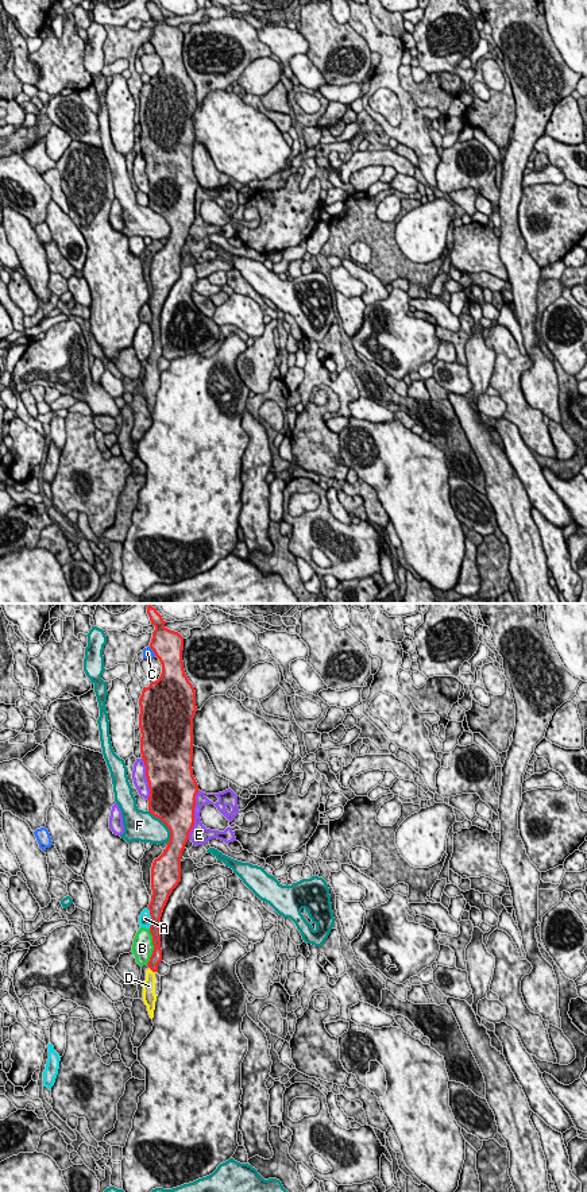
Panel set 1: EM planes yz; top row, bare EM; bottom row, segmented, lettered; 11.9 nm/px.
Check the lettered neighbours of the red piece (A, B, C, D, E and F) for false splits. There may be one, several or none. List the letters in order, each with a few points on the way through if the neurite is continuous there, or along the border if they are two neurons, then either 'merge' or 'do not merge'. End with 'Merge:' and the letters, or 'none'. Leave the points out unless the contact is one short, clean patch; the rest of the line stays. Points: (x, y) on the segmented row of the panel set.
A: do not merge
B: do not merge
C: do not merge
D: runs through yz (155, 959), (153, 971), (149, 986); merge
E: do not merge
F: do not merge
Merge: D

